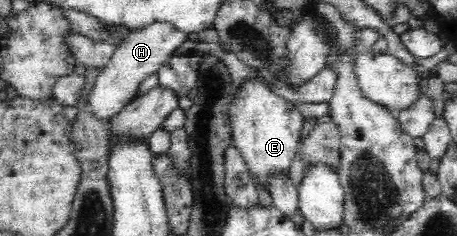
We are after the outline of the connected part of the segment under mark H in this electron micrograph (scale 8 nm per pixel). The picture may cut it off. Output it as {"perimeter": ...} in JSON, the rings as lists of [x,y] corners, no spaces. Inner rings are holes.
{"perimeter":[[[154,21],[145,28],[130,31],[119,44],[110,61],[102,68],[94,81],[94,90],[90,96],[90,109],[104,121],[114,118],[116,112],[124,109],[141,83],[157,71],[171,58],[173,53],[188,41],[188,34],[181,32],[167,21]]]}

